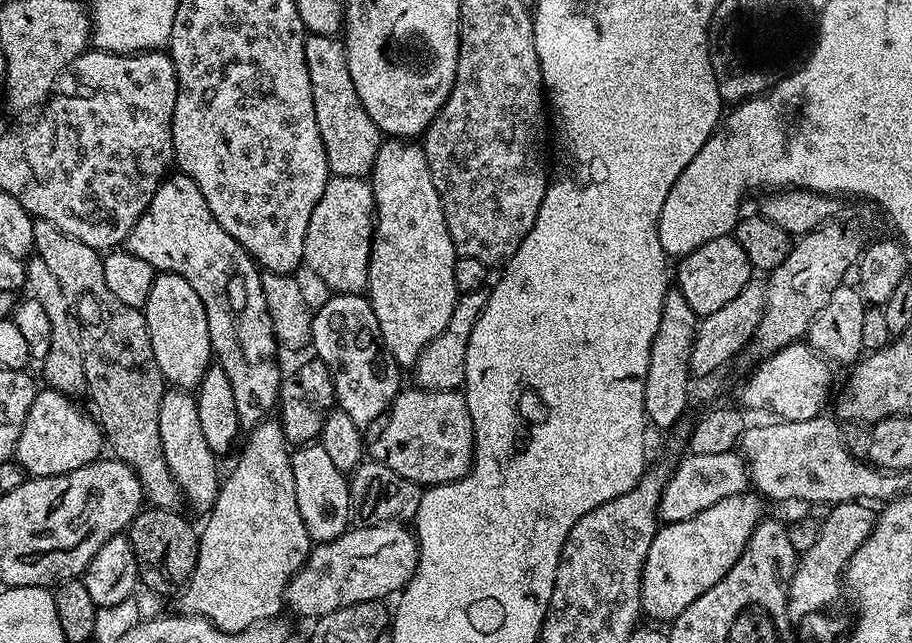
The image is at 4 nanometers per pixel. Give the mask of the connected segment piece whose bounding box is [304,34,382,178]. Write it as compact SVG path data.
M305 35L306 66L310 70L310 90L314 94L314 118L318 122L318 134L322 134L322 146L326 146L326 162L332 176L367 177L374 166L374 158L382 143L382 133L366 114L366 106L354 90L354 78L350 78L350 66L346 62L344 41L336 36Z

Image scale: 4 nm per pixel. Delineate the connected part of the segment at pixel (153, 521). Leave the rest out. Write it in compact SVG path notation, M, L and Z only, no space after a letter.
M145 507L139 514L132 519L131 524L126 529L126 535L130 546L134 546L134 558L138 562L139 583L144 584L152 592L157 592L160 596L175 597L183 589L192 576L192 571L198 558L200 541L198 539L197 529L192 529L190 521L180 512L171 512L161 508Z

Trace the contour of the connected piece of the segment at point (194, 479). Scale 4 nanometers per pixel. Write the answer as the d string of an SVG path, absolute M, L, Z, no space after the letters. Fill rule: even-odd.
M168 390L158 410L158 434L162 438L162 454L166 454L166 466L174 474L174 482L182 490L187 507L207 514L212 511L216 496L220 493L221 473L216 473L218 457L206 446L202 425L198 419L196 397L188 390Z

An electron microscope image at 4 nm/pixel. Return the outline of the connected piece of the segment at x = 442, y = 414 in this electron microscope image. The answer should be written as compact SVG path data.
M415 386L401 390L383 417L384 429L370 444L371 459L379 460L394 474L421 486L461 480L472 468L476 435L463 391L425 392Z

